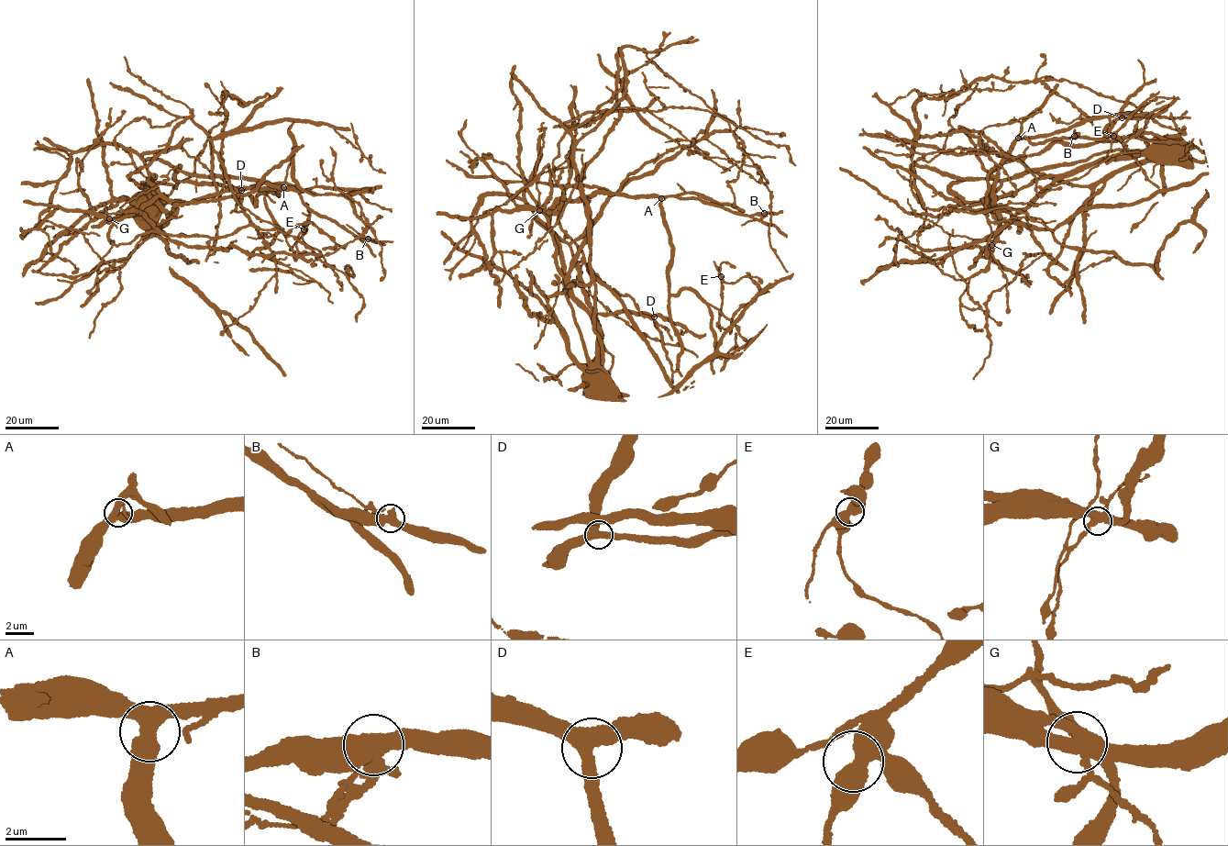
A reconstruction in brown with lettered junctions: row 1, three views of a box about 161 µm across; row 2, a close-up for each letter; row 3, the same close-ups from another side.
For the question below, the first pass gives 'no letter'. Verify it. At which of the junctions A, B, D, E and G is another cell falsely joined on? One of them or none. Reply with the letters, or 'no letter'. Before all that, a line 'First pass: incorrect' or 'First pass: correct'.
First pass: incorrect
G

